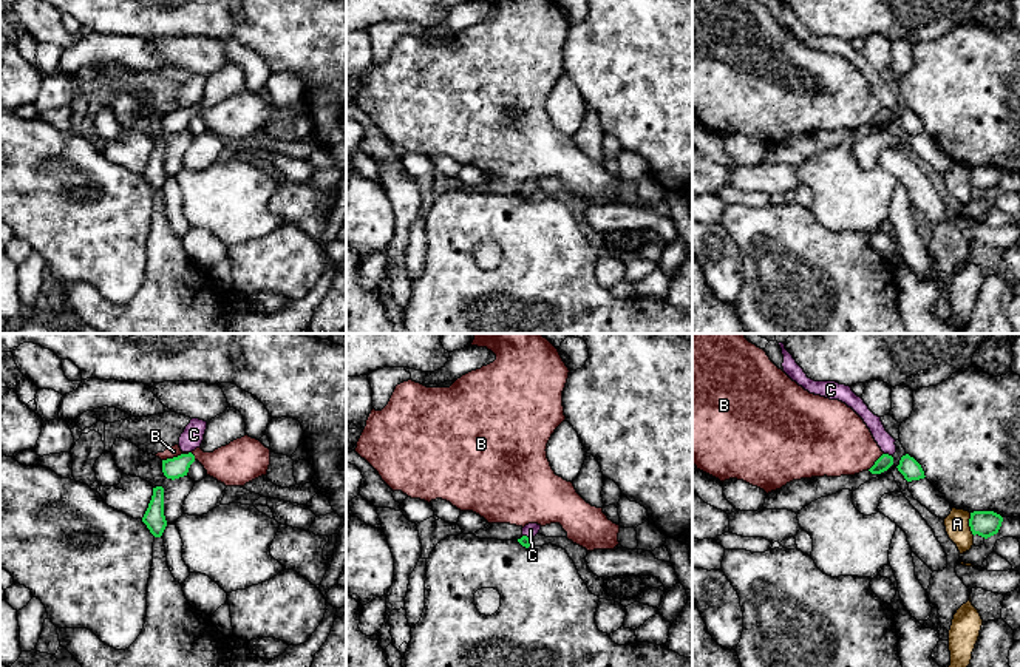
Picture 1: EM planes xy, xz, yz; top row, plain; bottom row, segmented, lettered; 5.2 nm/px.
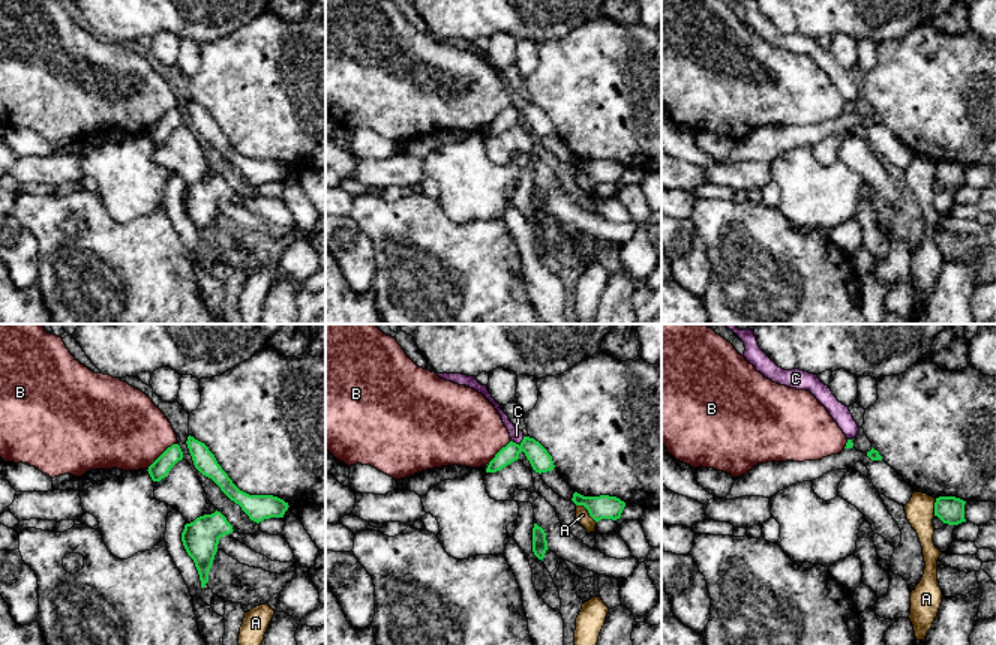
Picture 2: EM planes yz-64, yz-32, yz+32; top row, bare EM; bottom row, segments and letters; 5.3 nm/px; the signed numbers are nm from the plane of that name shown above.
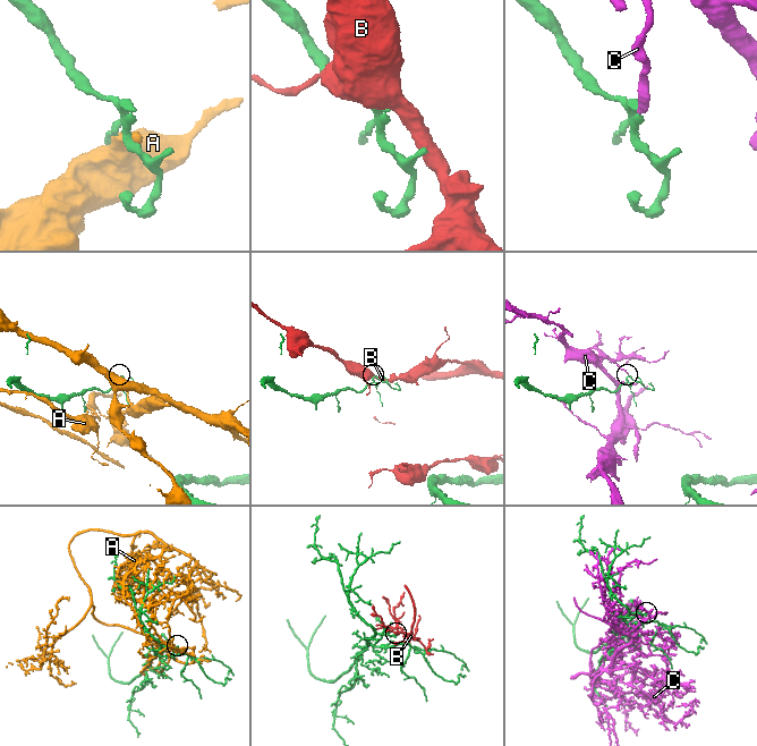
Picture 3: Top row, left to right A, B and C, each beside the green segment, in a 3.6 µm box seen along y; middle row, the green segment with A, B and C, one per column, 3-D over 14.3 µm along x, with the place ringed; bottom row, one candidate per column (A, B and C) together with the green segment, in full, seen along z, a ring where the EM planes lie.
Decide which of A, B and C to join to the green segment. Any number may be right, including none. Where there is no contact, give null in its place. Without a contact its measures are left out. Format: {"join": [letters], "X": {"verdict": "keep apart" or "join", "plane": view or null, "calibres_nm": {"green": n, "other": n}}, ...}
{"join": [], "A": {"verdict": "keep apart", "plane": "yz", "calibres_nm": {"green": 140, "other": 130}}, "B": {"verdict": "keep apart", "plane": "xy", "calibres_nm": {"green": 110, "other": 60}}, "C": {"verdict": "keep apart", "plane": "yz", "calibres_nm": {"green": 80, "other": 90}}}

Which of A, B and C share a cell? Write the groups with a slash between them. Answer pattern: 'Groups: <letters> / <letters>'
Groups: A / B / C

